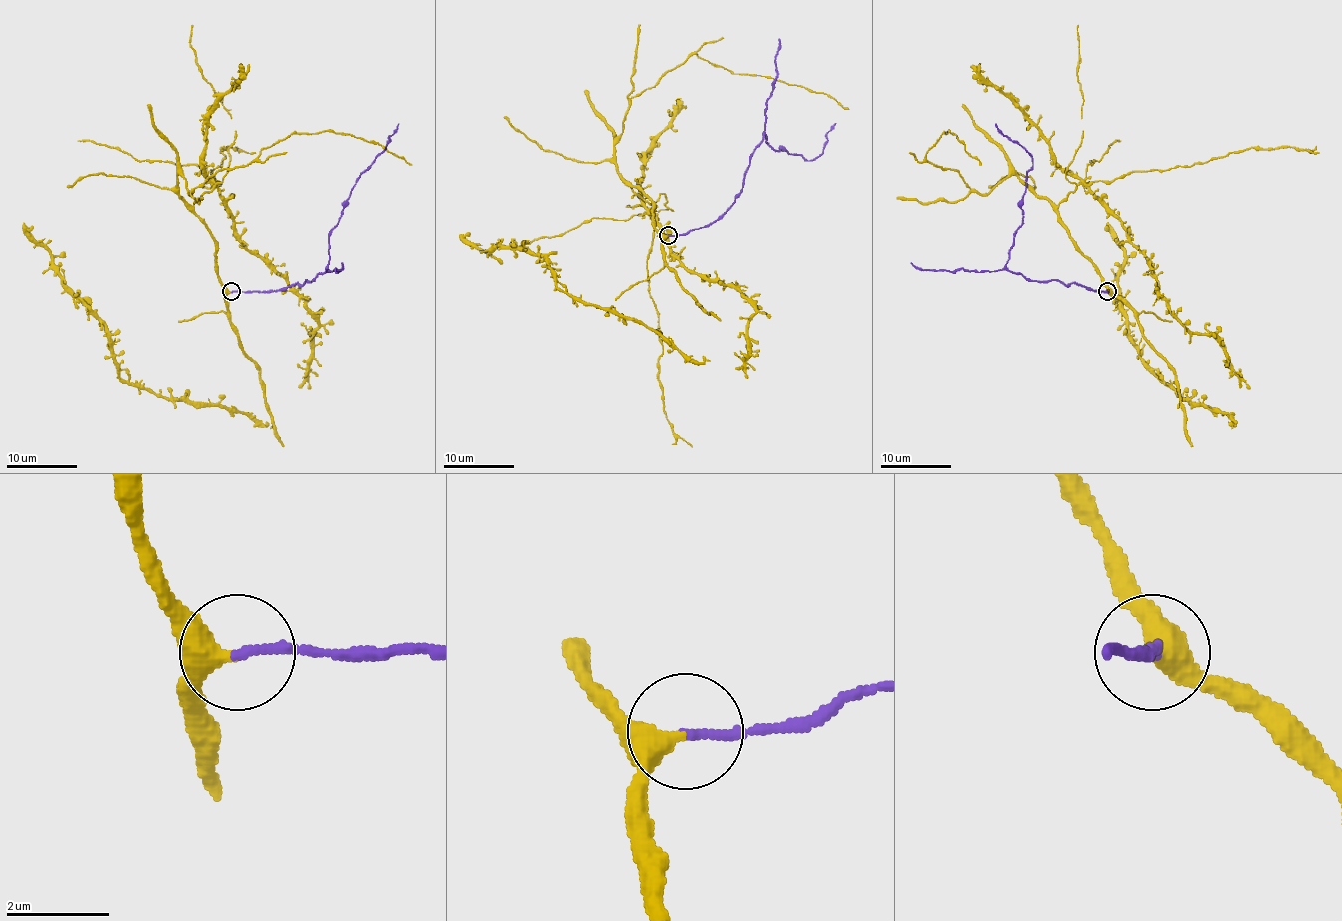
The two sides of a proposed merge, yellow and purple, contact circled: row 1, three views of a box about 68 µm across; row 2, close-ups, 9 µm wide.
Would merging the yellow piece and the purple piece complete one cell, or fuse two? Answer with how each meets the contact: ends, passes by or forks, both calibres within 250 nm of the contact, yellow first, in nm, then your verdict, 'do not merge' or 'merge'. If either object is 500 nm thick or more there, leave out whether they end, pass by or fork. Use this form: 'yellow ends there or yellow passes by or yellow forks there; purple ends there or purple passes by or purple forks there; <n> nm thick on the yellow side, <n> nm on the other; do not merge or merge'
yellow passes by; purple ends there; 340 nm thick on the yellow side, 160 nm on the other; merge

